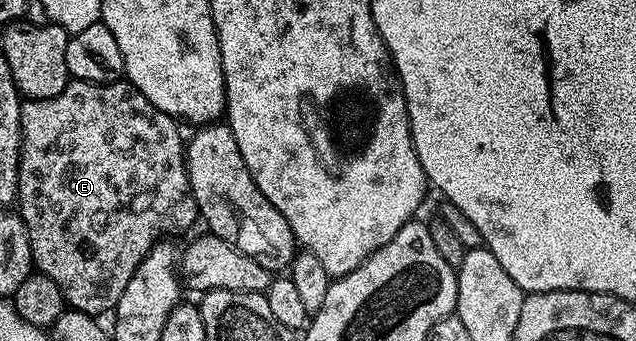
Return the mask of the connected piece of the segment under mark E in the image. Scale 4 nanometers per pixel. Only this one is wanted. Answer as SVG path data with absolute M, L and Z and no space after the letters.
M70 80L63 88L63 92L59 92L59 96L51 96L50 98L30 98L22 101L21 104L21 163L19 164L19 176L17 177L17 197L16 205L19 207L21 219L25 221L25 227L29 233L29 243L31 244L31 256L33 257L34 267L40 273L46 274L51 280L59 286L59 292L63 292L66 303L72 309L83 312L84 314L92 314L94 316L108 315L110 312L116 311L119 304L119 296L123 296L123 288L127 288L127 284L131 284L131 276L135 276L135 268L139 268L139 264L149 254L149 249L153 247L162 236L173 234L176 230L189 230L193 226L193 221L198 221L197 205L195 204L195 196L191 192L191 184L187 176L187 168L185 167L185 147L186 143L181 142L181 130L178 119L172 118L170 114L159 112L155 108L155 104L151 104L151 100L147 100L147 96L143 96L143 92L139 92L135 87L130 86L128 81L108 82L107 84L99 84L98 82L78 82Z

